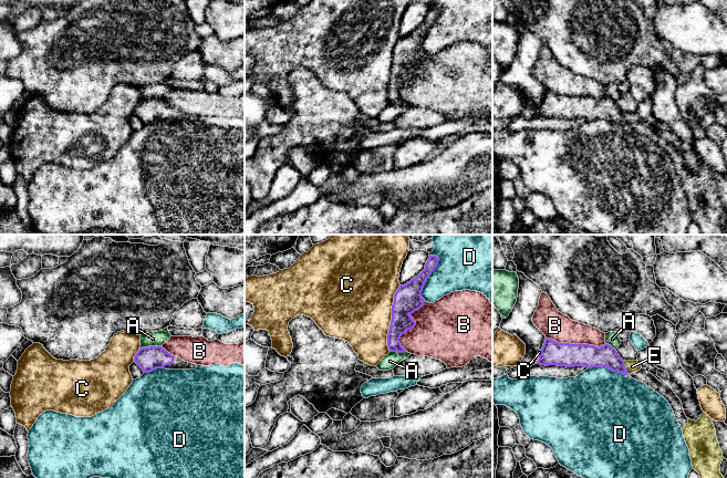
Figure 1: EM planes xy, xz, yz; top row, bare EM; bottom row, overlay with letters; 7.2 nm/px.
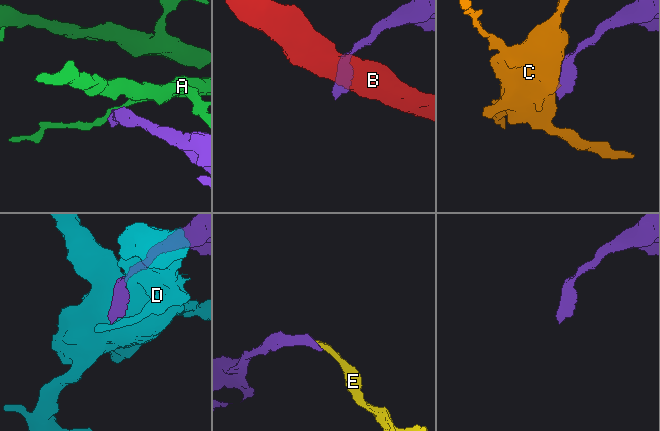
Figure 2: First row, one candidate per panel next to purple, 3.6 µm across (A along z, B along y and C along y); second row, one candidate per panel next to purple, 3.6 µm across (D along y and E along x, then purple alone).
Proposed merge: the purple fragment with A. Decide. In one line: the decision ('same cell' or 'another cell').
another cell

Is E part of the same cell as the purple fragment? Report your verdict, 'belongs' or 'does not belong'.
belongs

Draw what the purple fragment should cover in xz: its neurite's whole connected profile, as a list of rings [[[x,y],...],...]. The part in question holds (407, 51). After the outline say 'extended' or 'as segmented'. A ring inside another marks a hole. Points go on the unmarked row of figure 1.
[[[429,8],[425,21],[406,37],[399,38],[395,44],[392,58],[392,73],[387,86],[390,104],[406,104],[399,91],[407,82],[412,82],[416,77],[411,66],[424,58],[425,52],[422,50],[422,43],[438,13],[438,9]]]; as segmented

